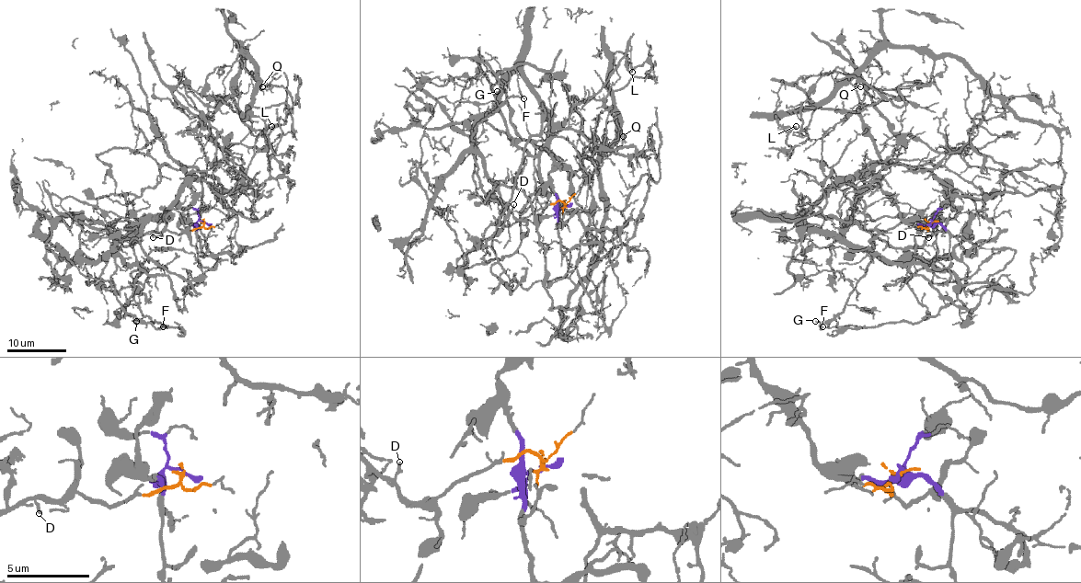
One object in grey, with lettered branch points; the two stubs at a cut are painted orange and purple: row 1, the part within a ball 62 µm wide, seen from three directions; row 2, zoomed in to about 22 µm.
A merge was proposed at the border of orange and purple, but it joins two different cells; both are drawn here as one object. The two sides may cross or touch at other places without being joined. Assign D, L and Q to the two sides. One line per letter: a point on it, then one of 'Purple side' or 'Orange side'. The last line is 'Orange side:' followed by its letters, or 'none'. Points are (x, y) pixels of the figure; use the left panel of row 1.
D: Place: (153, 237). Orange side
L: Place: (271, 126). Purple side
Q: Place: (262, 86). Purple side
Orange side: D

